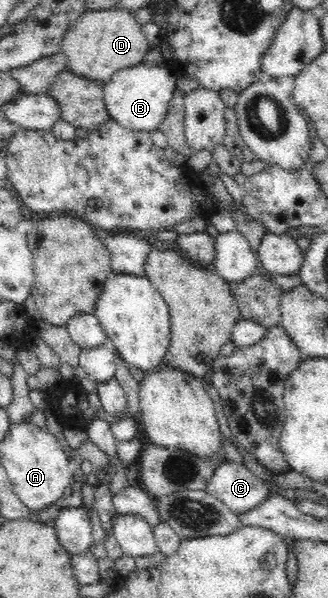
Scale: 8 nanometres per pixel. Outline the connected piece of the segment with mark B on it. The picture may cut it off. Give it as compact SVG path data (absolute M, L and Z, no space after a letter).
M152 57L135 67L117 71L104 84L103 100L109 118L130 130L156 131L166 117L177 79L158 58Z

